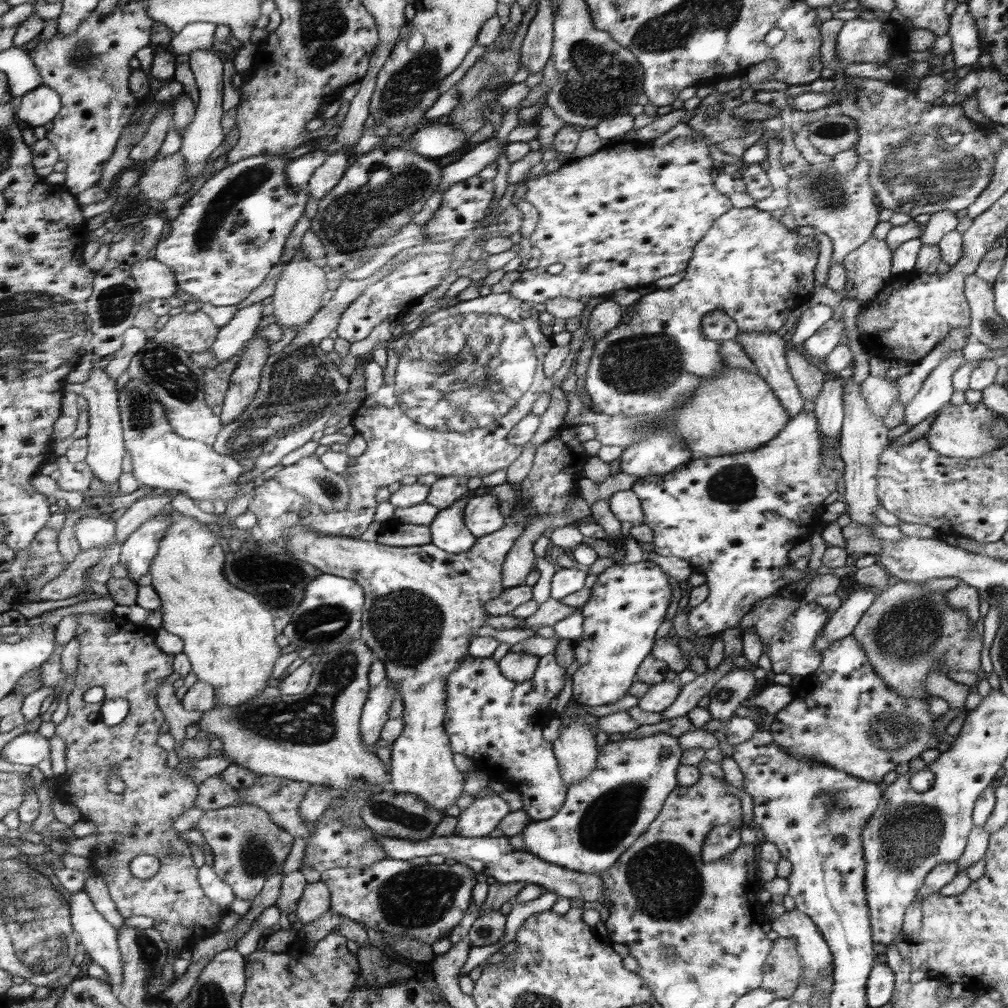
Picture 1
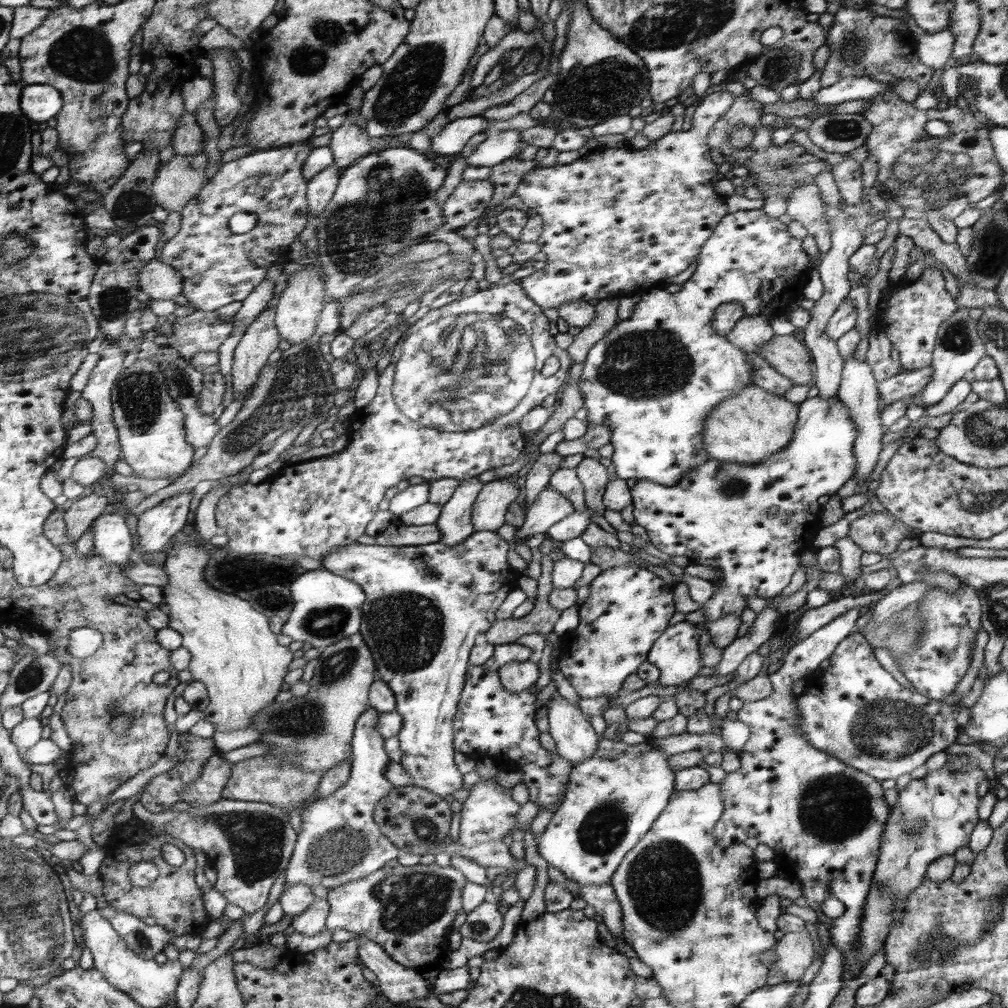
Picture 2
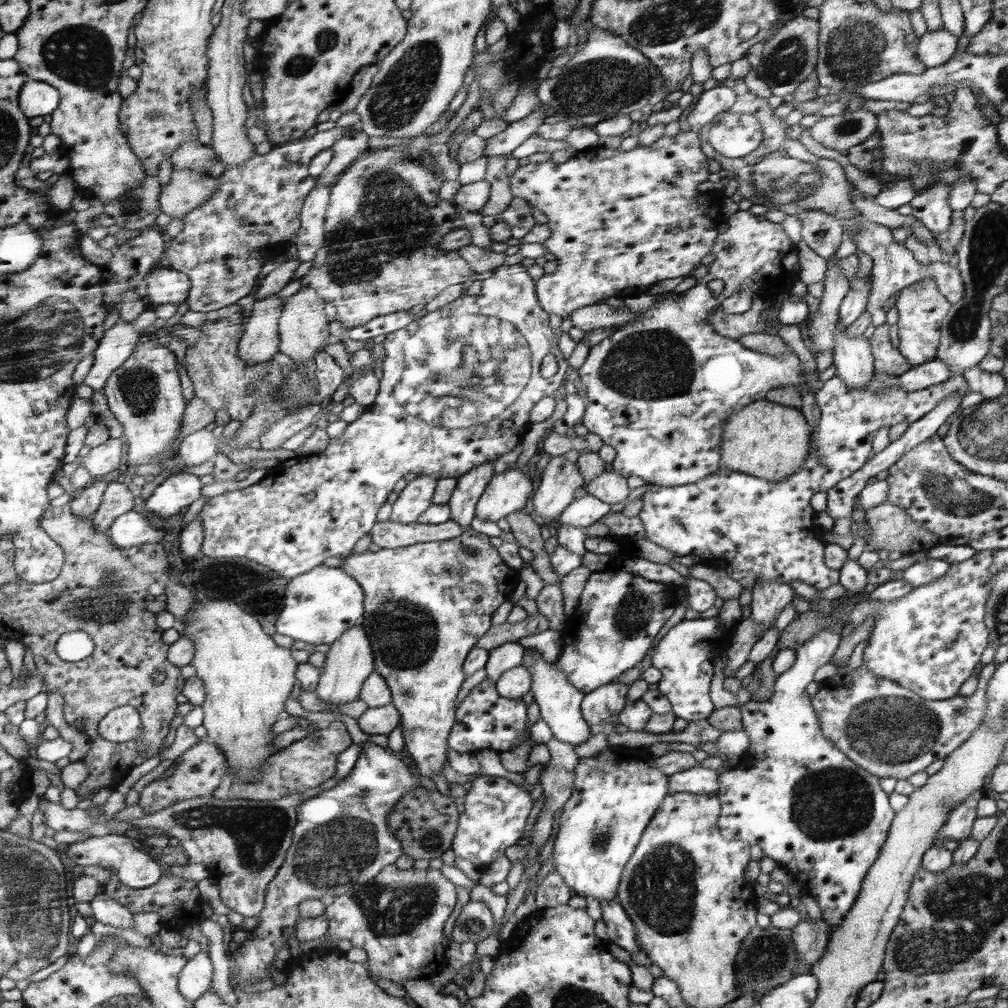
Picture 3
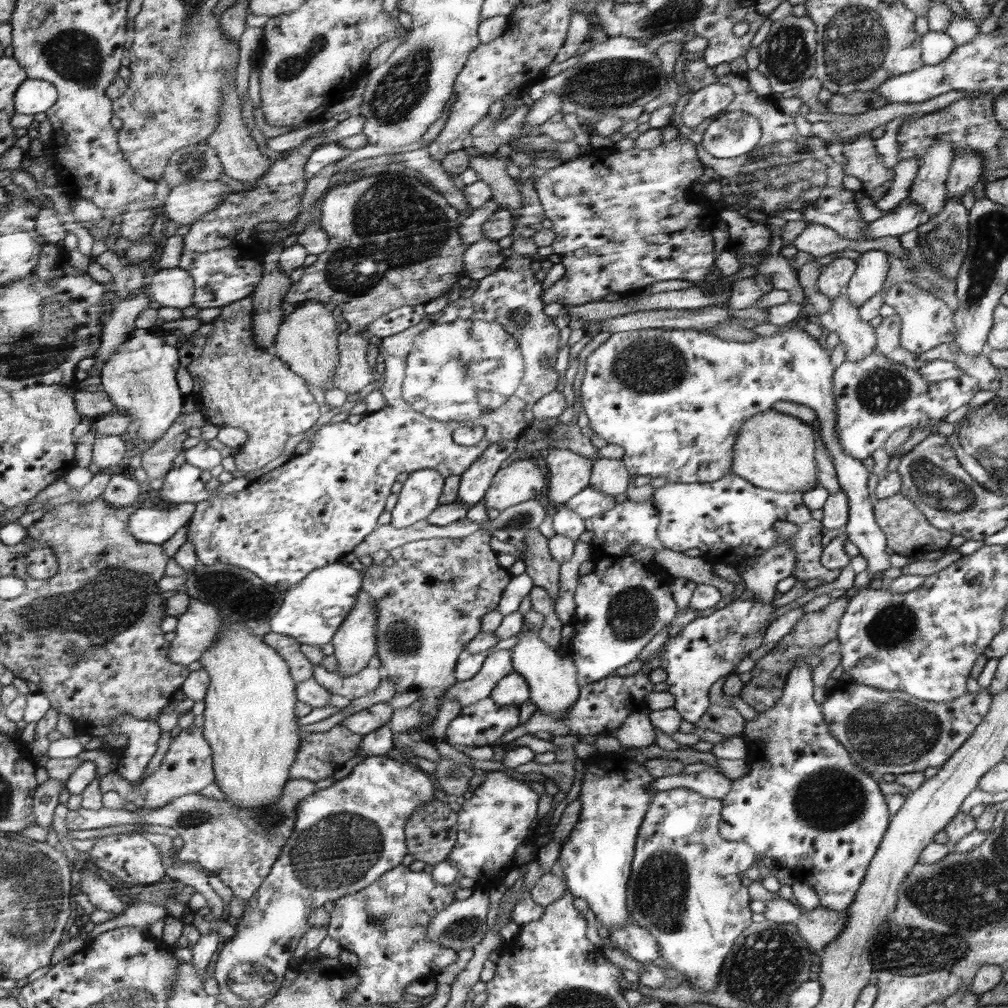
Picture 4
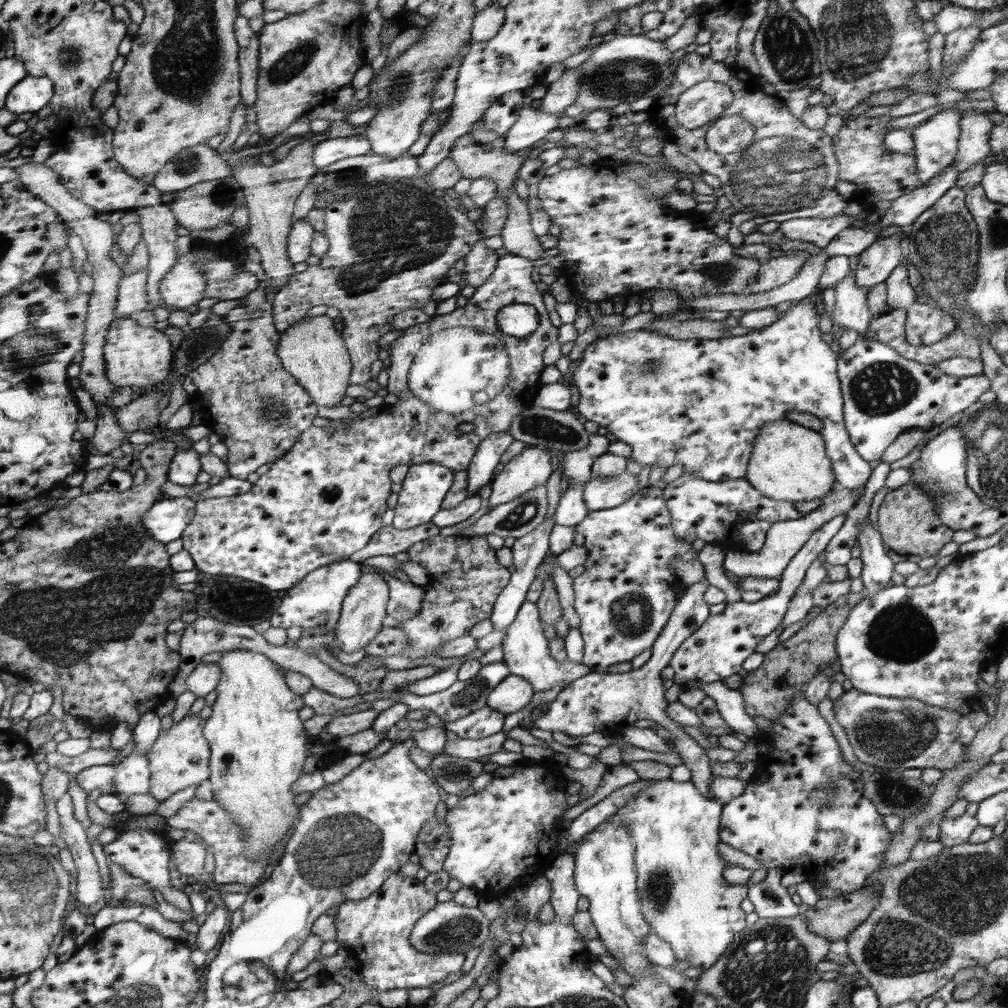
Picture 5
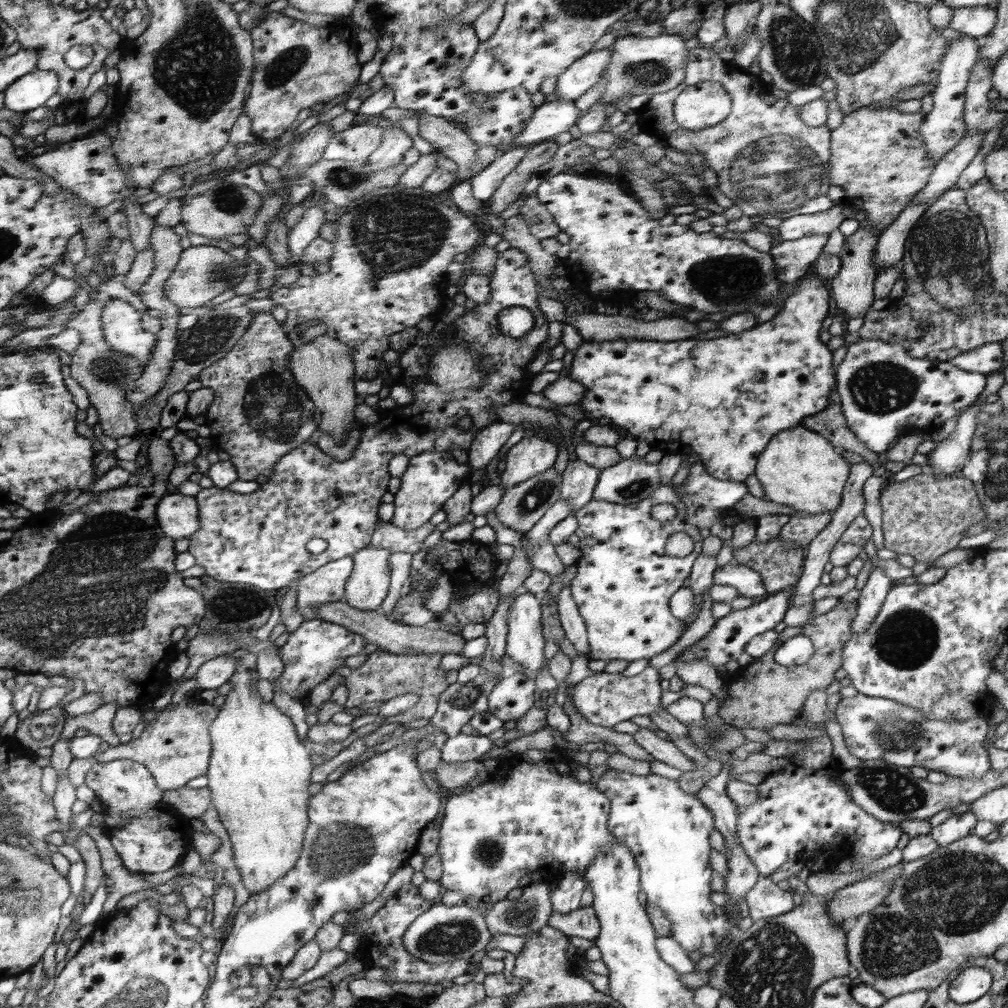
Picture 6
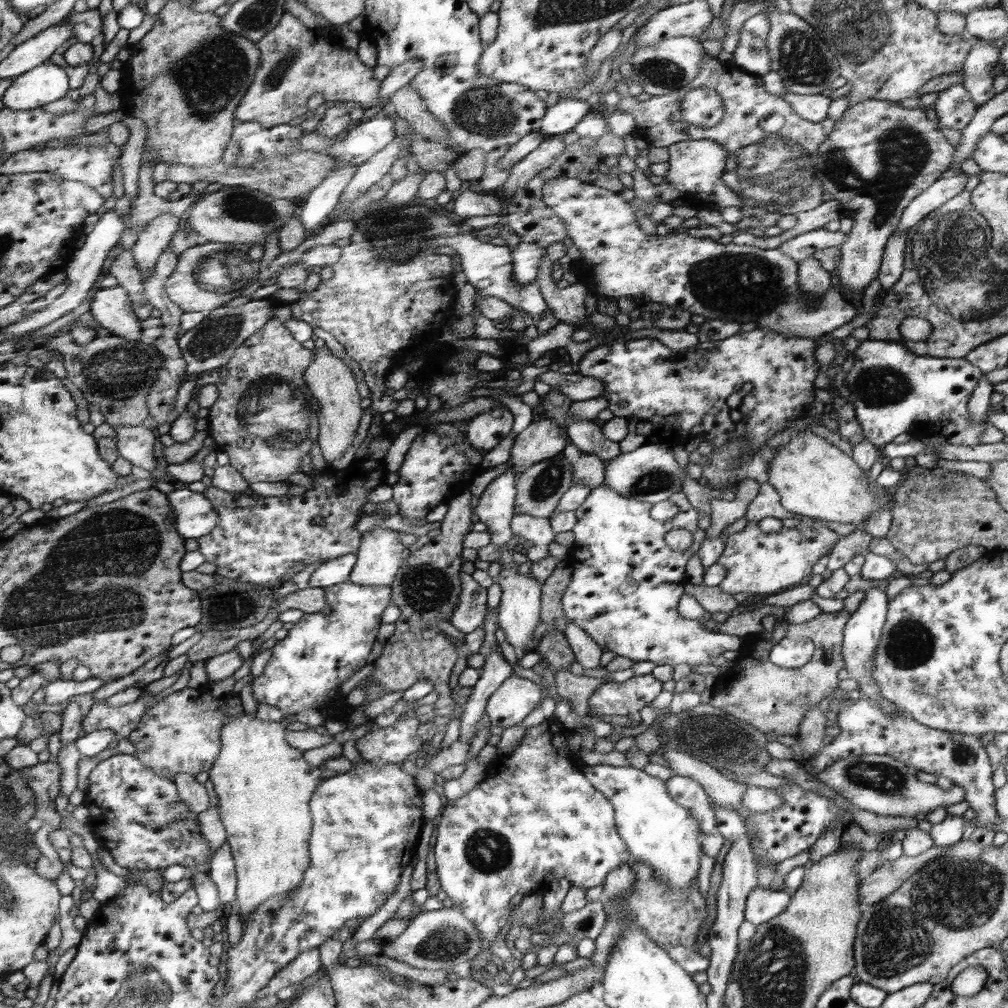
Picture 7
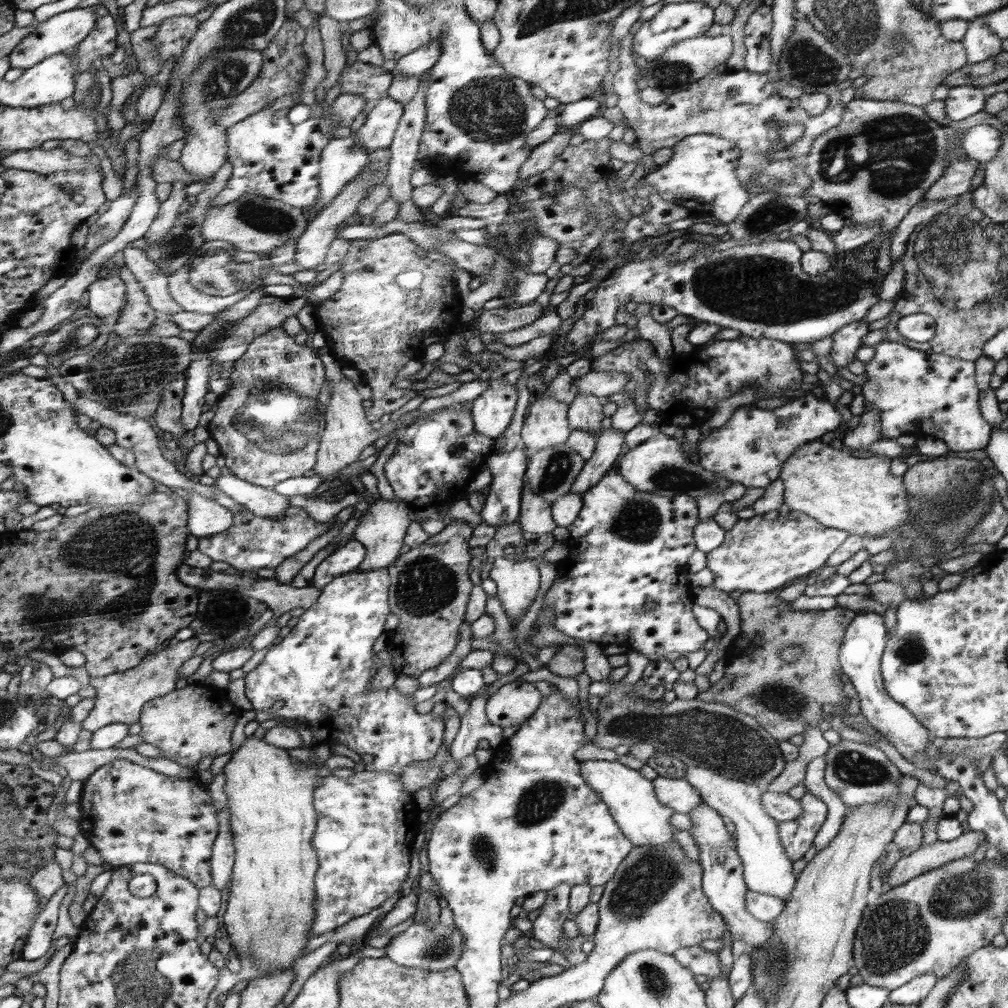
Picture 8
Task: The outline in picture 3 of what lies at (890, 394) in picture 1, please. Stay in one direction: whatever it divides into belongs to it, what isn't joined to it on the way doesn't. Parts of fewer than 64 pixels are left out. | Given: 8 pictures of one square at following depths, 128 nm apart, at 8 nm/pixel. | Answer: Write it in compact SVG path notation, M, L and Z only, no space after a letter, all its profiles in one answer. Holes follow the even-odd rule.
M938 358L930 362L913 366L910 370L899 376L900 388L908 391L919 391L930 386L942 384L948 380L950 369L948 365Z

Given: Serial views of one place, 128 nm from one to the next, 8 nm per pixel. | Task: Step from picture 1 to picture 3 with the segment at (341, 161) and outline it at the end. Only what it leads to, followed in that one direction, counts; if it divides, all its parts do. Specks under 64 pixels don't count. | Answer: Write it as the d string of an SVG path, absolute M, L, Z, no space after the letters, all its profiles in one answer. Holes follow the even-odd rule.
M315 183L315 187L308 193L302 211L302 228L296 236L295 243L298 248L300 262L312 262L317 251L324 245L325 218L330 206L331 184Z

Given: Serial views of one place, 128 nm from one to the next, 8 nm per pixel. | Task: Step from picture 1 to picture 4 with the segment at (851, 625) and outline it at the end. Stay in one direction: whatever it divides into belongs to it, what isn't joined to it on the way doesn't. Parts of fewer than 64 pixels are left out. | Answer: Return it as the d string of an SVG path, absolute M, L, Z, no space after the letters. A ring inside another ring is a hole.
M798 664L788 676L779 703L758 714L758 718L745 721L742 735L748 744L751 769L743 777L733 780L732 790L722 798L719 833L728 841L751 845L758 857L770 857L778 867L791 868L797 877L812 885L822 906L842 912L855 902L867 868L883 842L888 824L891 824L890 814L878 782L870 778L870 773L864 774L858 769L851 754L831 733L822 706L813 699L815 680L811 668L811 664Z

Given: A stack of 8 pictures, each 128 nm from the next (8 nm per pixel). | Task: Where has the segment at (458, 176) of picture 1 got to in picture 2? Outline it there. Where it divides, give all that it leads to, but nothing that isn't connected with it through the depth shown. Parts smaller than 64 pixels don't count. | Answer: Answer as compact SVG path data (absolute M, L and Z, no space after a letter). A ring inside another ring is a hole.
M497 126L487 132L487 139L465 158L468 165L475 167L493 167L508 160L518 150L521 143L521 132L510 130L505 126Z

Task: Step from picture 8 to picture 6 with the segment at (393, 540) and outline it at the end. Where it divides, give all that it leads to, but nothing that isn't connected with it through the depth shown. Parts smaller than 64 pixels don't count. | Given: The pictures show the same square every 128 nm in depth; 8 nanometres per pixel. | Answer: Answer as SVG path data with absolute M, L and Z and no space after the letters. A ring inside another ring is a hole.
M370 544L364 547L358 554L351 557L354 560L354 570L346 584L346 601L352 608L361 611L378 611L383 600L390 592L391 584L391 550L381 549Z

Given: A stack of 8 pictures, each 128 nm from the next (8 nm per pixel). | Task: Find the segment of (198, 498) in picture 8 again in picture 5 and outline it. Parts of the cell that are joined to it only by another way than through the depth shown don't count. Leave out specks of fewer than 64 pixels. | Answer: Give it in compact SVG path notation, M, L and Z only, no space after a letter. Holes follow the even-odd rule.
M166 496L156 501L142 516L143 525L157 541L172 542L182 538L195 515L195 500L186 496Z

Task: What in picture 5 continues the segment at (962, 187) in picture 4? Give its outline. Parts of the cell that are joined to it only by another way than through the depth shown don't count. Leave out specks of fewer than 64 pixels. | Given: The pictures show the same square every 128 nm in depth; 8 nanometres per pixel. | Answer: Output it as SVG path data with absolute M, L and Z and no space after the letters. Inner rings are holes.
M968 109L961 113L959 122L961 135L956 161L954 161L954 167L957 168L959 174L990 154L989 138L993 125L992 119L986 112L980 113Z

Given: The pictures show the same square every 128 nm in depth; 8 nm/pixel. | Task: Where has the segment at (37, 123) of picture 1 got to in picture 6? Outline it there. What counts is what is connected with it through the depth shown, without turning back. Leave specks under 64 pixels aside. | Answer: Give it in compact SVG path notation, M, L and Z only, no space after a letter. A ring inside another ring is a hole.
M36 68L19 78L5 92L5 106L15 112L28 113L44 106L46 100L57 93L59 76L52 71Z

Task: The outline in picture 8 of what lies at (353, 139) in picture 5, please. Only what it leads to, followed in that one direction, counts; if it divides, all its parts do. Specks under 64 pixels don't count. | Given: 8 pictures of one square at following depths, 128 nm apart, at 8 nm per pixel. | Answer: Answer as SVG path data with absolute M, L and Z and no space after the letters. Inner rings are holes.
M388 96L380 99L367 114L364 125L354 131L357 143L367 148L367 153L389 148L402 115L400 101Z

